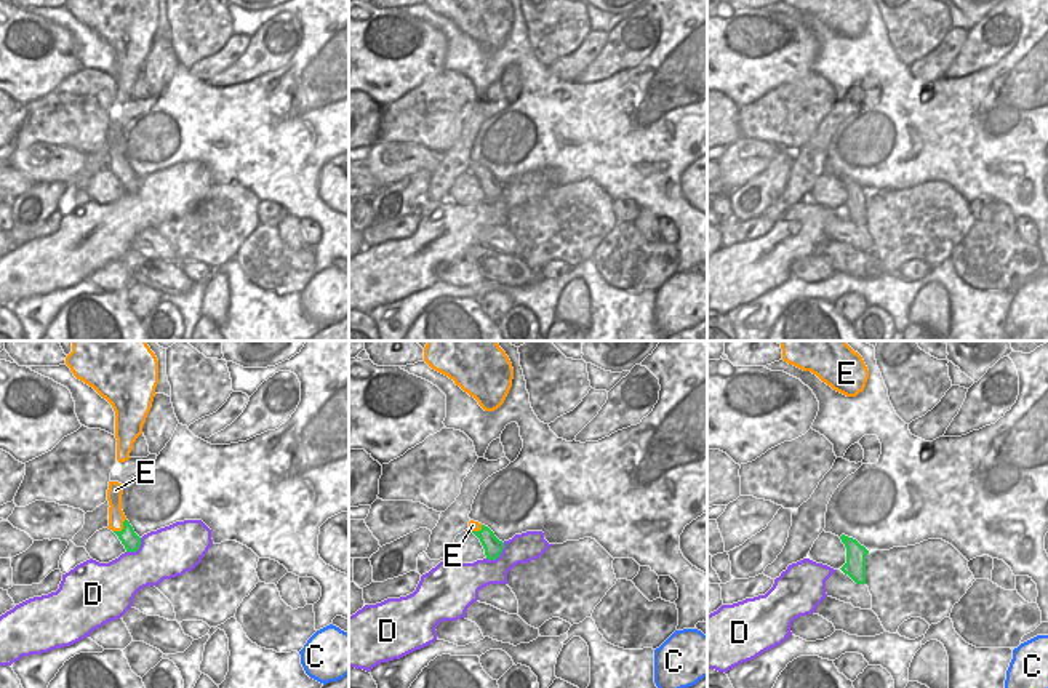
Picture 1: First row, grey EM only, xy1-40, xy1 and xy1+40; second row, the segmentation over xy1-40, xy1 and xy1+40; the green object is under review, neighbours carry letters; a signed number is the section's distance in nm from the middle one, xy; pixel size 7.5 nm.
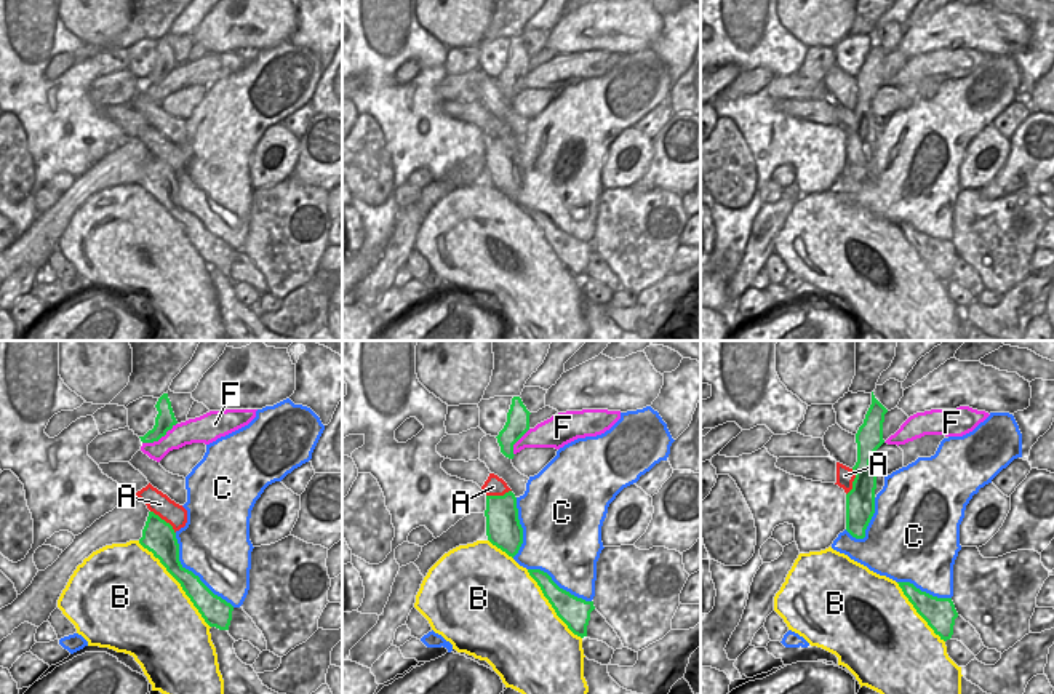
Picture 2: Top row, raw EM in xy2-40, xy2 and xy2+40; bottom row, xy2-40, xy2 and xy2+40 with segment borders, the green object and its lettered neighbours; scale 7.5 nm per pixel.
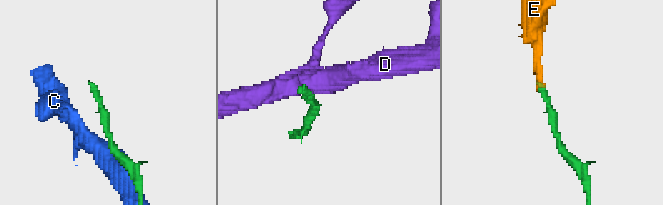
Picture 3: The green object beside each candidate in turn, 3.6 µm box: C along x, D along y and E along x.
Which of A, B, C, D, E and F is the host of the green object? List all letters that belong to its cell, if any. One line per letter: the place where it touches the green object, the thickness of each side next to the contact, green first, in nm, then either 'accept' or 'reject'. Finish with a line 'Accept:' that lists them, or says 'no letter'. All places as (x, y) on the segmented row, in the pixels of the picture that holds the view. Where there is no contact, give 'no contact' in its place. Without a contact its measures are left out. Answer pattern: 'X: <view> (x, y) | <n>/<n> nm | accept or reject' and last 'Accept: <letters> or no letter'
A: xy2-40 (163, 520) | 240/170 nm | reject
B: xy2-40 (179, 582) | 170/500 nm | reject
C: xy2-40 (191, 571) | 190/500 nm | reject
D: xy1 (498, 556) | 140/220 nm | reject
E: xy1-40 (124, 528) | 140/120 nm | accept
F: xy2-40 (159, 438) | 150/170 nm | reject
Accept: E

